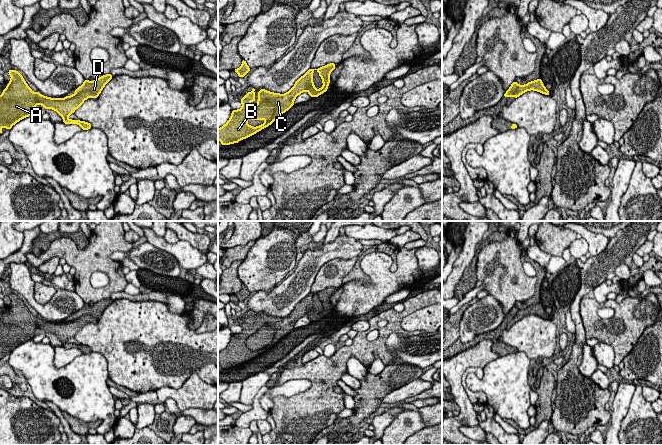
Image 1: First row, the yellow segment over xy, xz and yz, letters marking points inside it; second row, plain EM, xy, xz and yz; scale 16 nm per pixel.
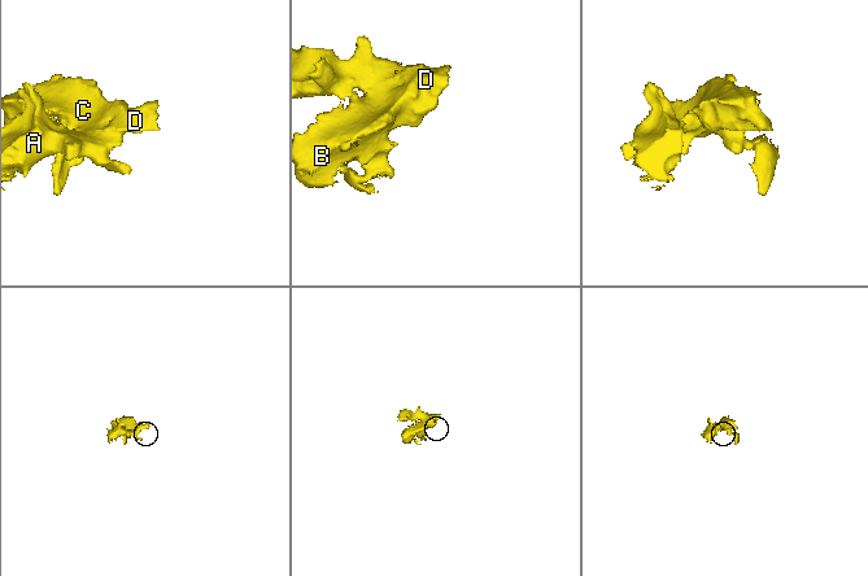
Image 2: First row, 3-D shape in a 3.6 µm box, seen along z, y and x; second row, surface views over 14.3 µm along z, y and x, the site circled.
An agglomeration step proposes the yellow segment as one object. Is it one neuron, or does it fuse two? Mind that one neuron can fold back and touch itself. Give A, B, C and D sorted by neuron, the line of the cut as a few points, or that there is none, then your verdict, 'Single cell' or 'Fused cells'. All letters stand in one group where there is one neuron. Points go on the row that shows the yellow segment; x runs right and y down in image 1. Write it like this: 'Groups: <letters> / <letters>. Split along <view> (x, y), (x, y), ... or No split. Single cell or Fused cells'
Groups: A B C D. No split. Single cell

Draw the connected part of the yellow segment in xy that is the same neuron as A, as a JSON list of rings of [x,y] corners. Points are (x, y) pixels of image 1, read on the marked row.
[[[9,70],[7,72],[10,74],[11,79],[0,95],[0,127],[2,126],[5,129],[11,129],[12,126],[20,120],[32,116],[36,112],[35,106],[38,104],[42,105],[44,109],[55,110],[62,117],[65,124],[78,124],[83,130],[88,130],[92,128],[90,123],[80,120],[71,120],[68,116],[74,113],[88,98],[97,98],[104,86],[113,78],[111,74],[106,74],[94,79],[93,82],[85,79],[84,83],[75,90],[74,94],[65,96],[64,98],[50,98],[41,95],[40,92],[33,92],[19,71]]]

